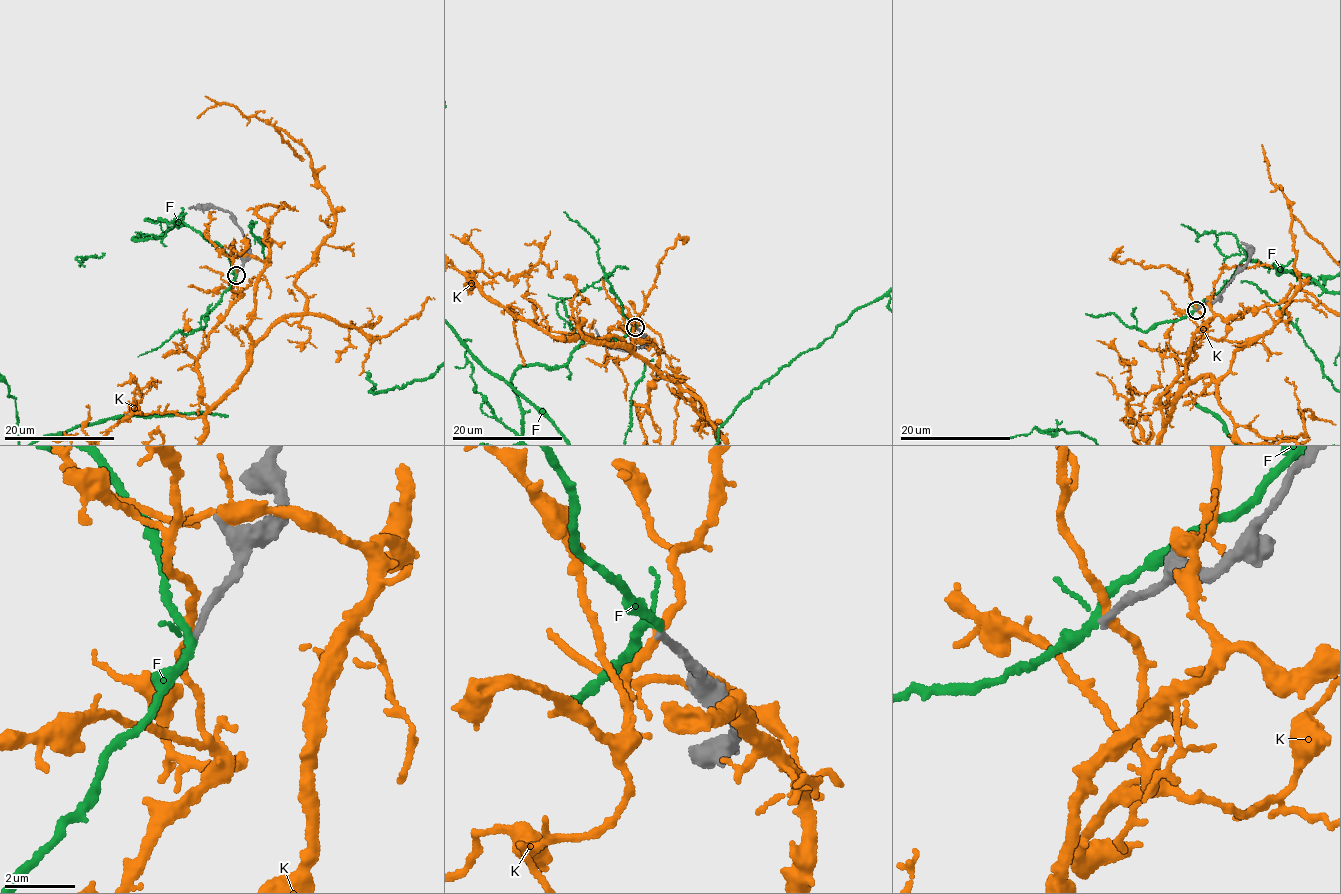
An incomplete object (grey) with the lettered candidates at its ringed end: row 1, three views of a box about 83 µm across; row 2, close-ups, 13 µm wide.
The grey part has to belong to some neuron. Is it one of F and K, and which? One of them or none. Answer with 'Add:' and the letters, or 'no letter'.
Add: no letter

